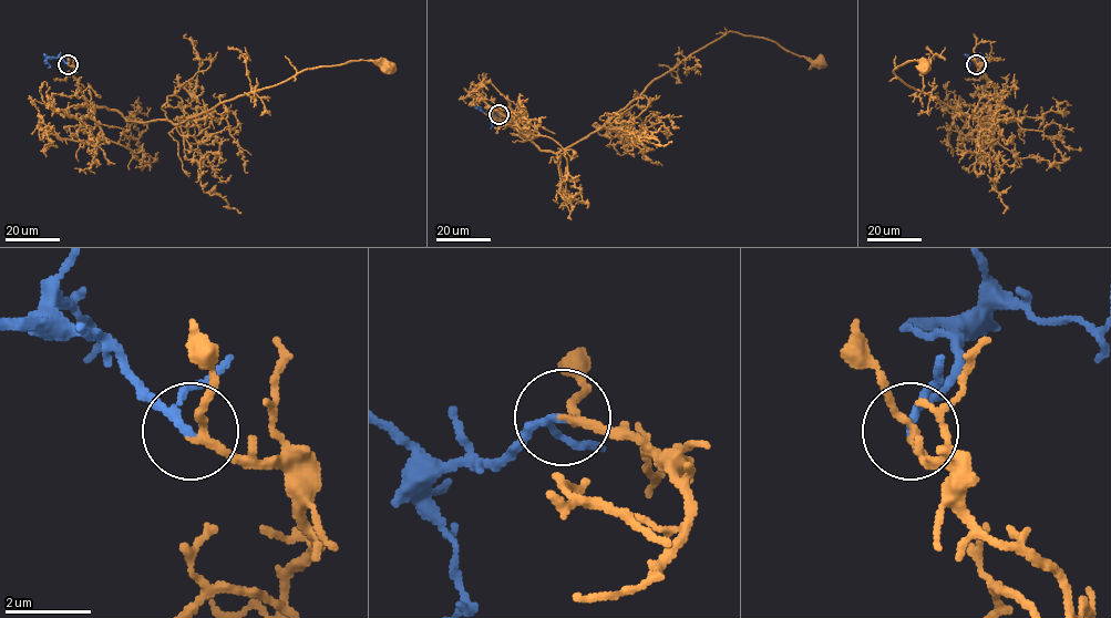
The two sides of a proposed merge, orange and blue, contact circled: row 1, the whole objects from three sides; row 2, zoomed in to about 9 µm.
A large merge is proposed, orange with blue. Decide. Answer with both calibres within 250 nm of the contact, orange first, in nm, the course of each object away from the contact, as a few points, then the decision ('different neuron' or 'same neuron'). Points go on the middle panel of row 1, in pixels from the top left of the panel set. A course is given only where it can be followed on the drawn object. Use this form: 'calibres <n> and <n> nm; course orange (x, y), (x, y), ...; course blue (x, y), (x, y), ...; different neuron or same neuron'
calibres 180 and 140 nm; course orange (499, 114), (541, 150), (556, 152), (598, 131), (655, 80), (730, 31), (763, 37), (819, 63); course blue (499, 114), (490, 116), (479, 106); same neuron

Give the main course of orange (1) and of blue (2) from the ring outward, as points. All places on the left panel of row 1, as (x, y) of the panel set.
1: (68, 64), (89, 104), (117, 110), (129, 120), (174, 124), (312, 68), (361, 60), (388, 65)
2: (68, 64), (61, 59), (50, 57), (47, 59), (48, 68)

